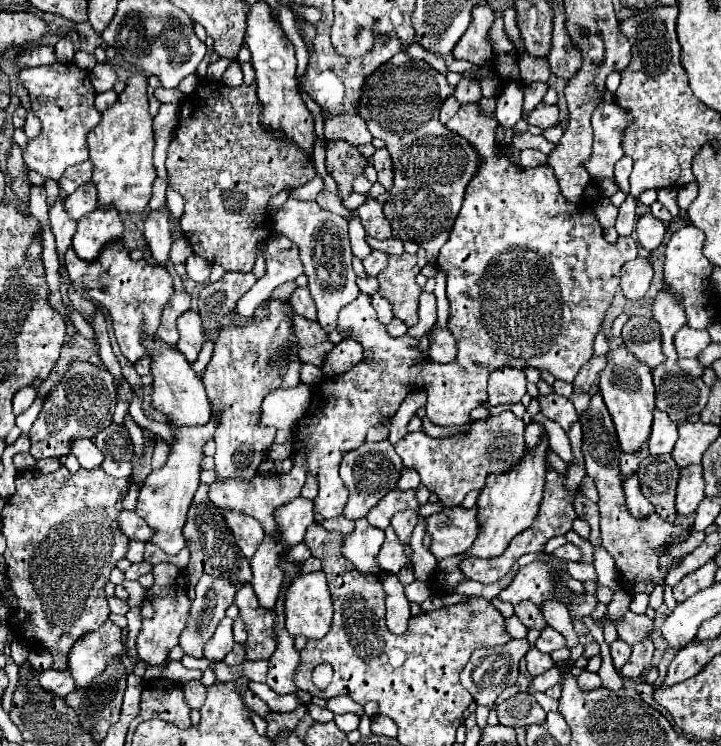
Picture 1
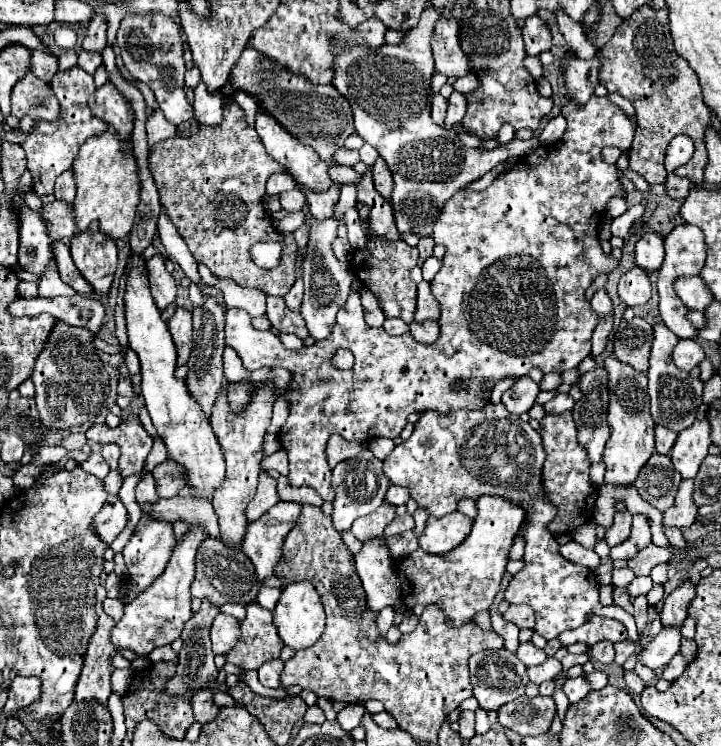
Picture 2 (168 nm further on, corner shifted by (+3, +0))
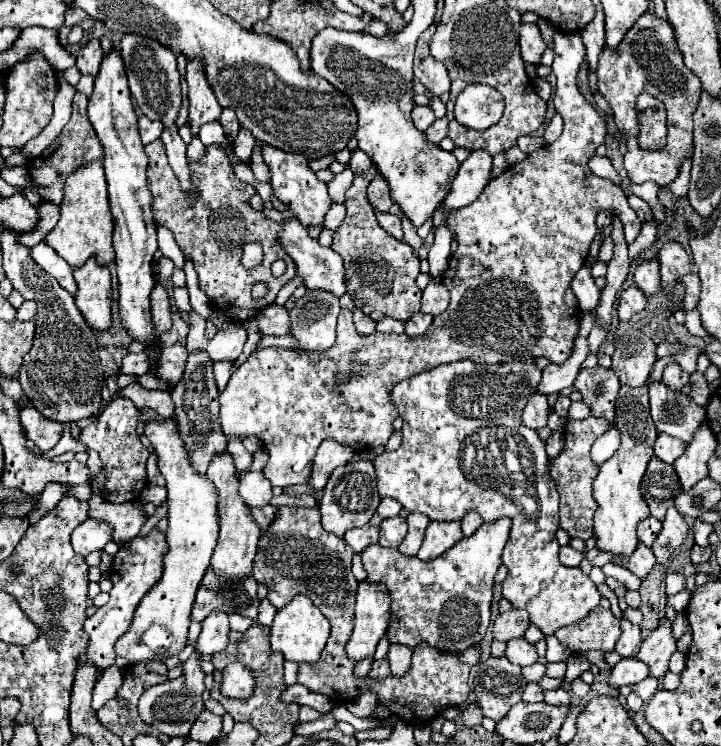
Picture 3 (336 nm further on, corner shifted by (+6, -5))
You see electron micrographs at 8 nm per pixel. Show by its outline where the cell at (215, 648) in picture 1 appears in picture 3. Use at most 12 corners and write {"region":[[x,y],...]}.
{"region":[[211,612],[203,622],[197,648],[203,656],[229,646],[229,620]]}

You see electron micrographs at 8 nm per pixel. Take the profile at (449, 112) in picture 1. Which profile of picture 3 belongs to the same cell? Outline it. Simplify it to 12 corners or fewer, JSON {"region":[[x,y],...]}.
{"region":[[415,106],[411,116],[419,130],[435,122],[431,106]]}

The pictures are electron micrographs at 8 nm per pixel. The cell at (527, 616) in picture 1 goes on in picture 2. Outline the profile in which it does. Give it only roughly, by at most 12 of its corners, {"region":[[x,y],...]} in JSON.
{"region":[[510,605],[502,617],[520,629],[534,629],[534,609]]}

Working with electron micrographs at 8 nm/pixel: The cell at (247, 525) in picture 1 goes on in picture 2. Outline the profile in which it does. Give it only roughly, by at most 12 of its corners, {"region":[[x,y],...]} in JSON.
{"region":[[190,497],[158,499],[142,505],[142,515],[162,521],[206,523],[218,535],[212,503]]}

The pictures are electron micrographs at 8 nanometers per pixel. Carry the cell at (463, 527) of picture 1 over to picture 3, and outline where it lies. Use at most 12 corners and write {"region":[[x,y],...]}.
{"region":[[461,520],[431,522],[417,554],[433,560],[463,538]]}

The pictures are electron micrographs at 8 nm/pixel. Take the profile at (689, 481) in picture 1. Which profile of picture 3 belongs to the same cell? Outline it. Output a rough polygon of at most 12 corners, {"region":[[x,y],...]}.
{"region":[[669,508],[651,550],[665,564],[685,542],[683,514]]}

